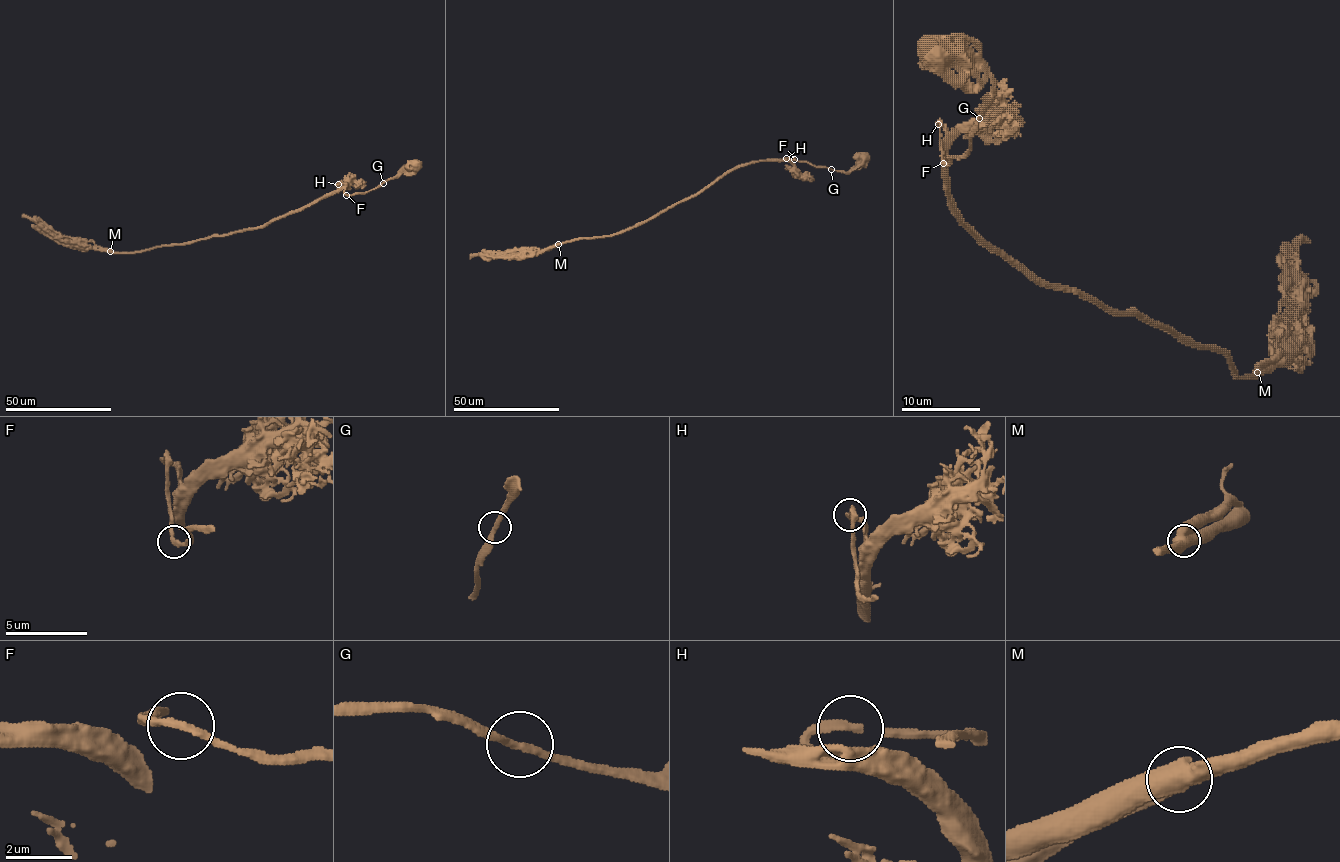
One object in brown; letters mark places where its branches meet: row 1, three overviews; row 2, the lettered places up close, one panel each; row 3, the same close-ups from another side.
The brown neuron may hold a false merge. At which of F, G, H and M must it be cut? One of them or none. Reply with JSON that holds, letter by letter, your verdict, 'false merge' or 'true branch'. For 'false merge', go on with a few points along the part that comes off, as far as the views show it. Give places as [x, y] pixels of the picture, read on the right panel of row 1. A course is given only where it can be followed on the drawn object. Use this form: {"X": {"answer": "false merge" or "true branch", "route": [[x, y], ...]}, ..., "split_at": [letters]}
{"F": {"answer": "true branch"}, "G": {"answer": "true branch"}, "H": {"answer": "true branch"}, "M": {"answer": "false merge", "route": [[1257, 373], [1269, 369], [1290, 347], [1298, 302], [1296, 246], [1302, 240], [1310, 242]]}, "split_at": ["M"]}

